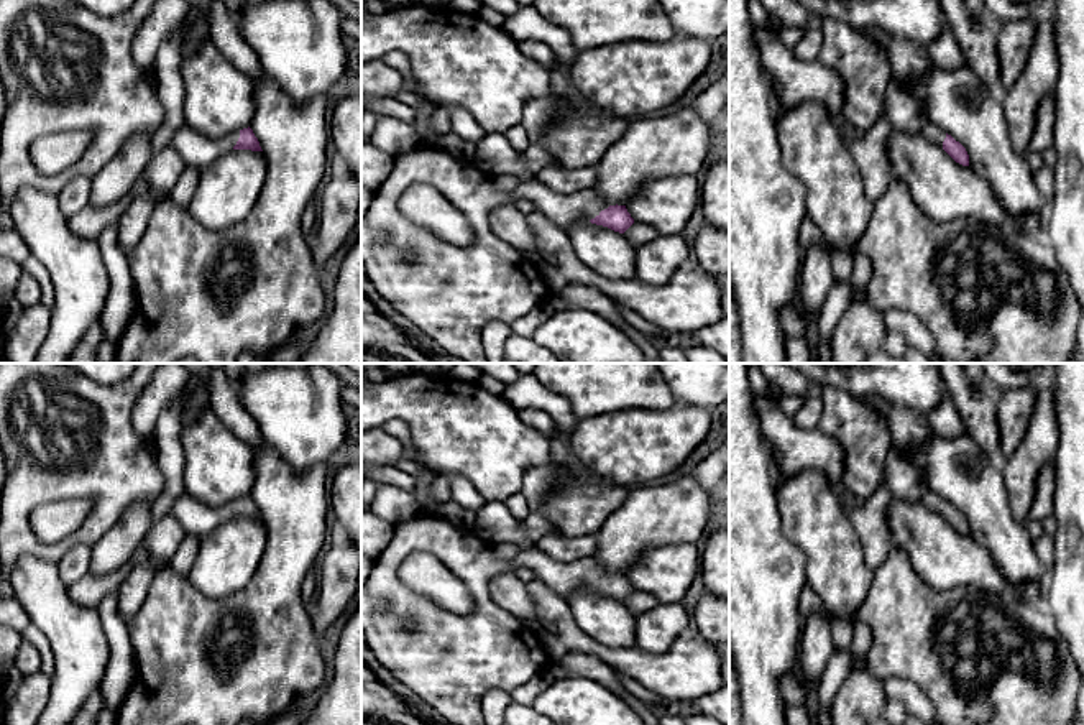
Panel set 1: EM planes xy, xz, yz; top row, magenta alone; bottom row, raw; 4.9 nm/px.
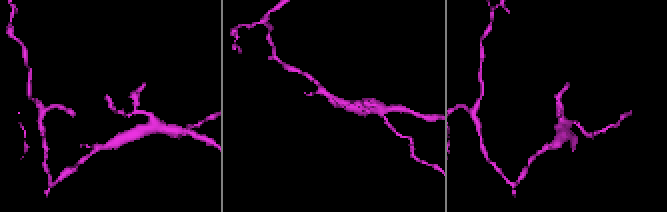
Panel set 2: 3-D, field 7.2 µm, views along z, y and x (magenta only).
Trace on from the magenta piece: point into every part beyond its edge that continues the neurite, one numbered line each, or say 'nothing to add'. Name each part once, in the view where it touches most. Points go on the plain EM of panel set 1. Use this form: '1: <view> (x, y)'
1: xz (449, 660)

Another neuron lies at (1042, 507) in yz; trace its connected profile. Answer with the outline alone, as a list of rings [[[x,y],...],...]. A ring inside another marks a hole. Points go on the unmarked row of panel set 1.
[[[1046,464],[1038,477],[1035,500],[1025,518],[1027,521],[1041,521],[1053,516],[1056,470],[1053,464]]]

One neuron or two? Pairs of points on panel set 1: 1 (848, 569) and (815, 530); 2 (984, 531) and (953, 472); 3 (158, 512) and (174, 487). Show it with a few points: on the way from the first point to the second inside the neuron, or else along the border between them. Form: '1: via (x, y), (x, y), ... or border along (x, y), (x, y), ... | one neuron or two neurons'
1: via (838, 559), (825, 540) | one neuron
2: via (984, 517), (984, 503), (968, 487) | one neuron
3: via (163, 505), (169, 494) | one neuron

